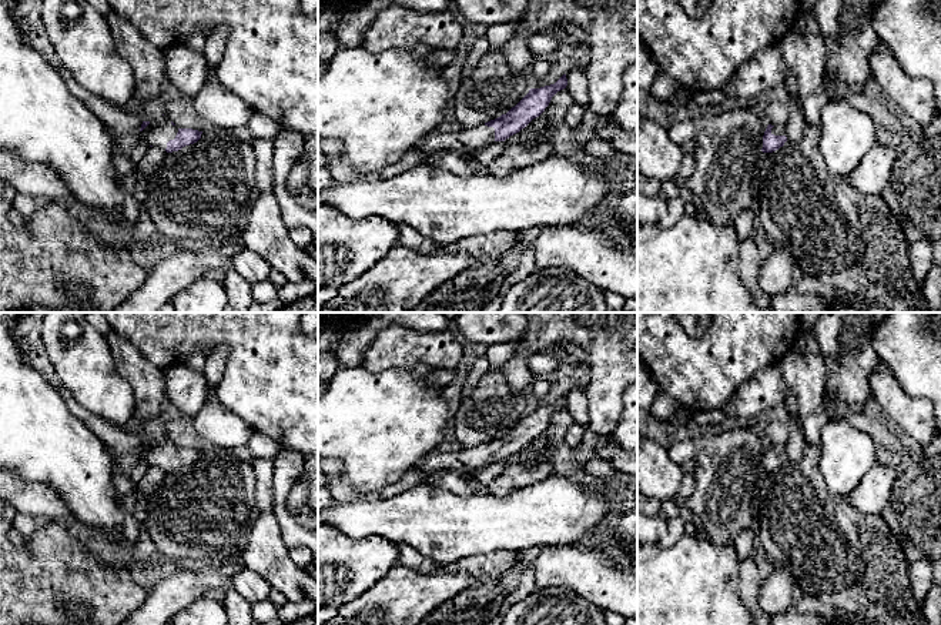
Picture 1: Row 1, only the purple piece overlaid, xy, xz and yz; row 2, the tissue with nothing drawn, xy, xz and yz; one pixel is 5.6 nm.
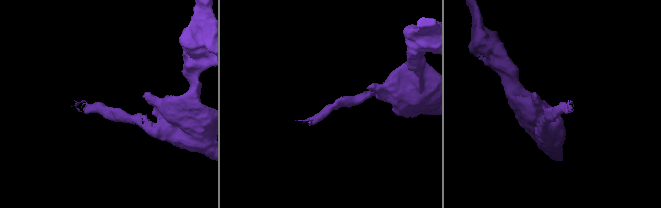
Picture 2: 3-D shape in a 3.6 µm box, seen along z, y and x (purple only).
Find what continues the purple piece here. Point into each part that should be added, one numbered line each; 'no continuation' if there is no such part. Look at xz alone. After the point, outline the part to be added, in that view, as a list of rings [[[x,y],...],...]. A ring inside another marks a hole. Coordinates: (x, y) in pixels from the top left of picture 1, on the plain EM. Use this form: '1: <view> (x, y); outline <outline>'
1: xz (466, 461); outline [[[485,444],[461,451],[439,451],[438,448],[426,454],[416,467],[421,469],[422,481],[431,474],[448,471],[459,477],[475,474],[486,465],[495,462],[495,448]]]

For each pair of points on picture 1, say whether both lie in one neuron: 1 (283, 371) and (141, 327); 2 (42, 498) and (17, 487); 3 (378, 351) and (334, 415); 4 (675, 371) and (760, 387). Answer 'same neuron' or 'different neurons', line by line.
1: same neuron
2: same neuron
3: different neurons
4: different neurons

